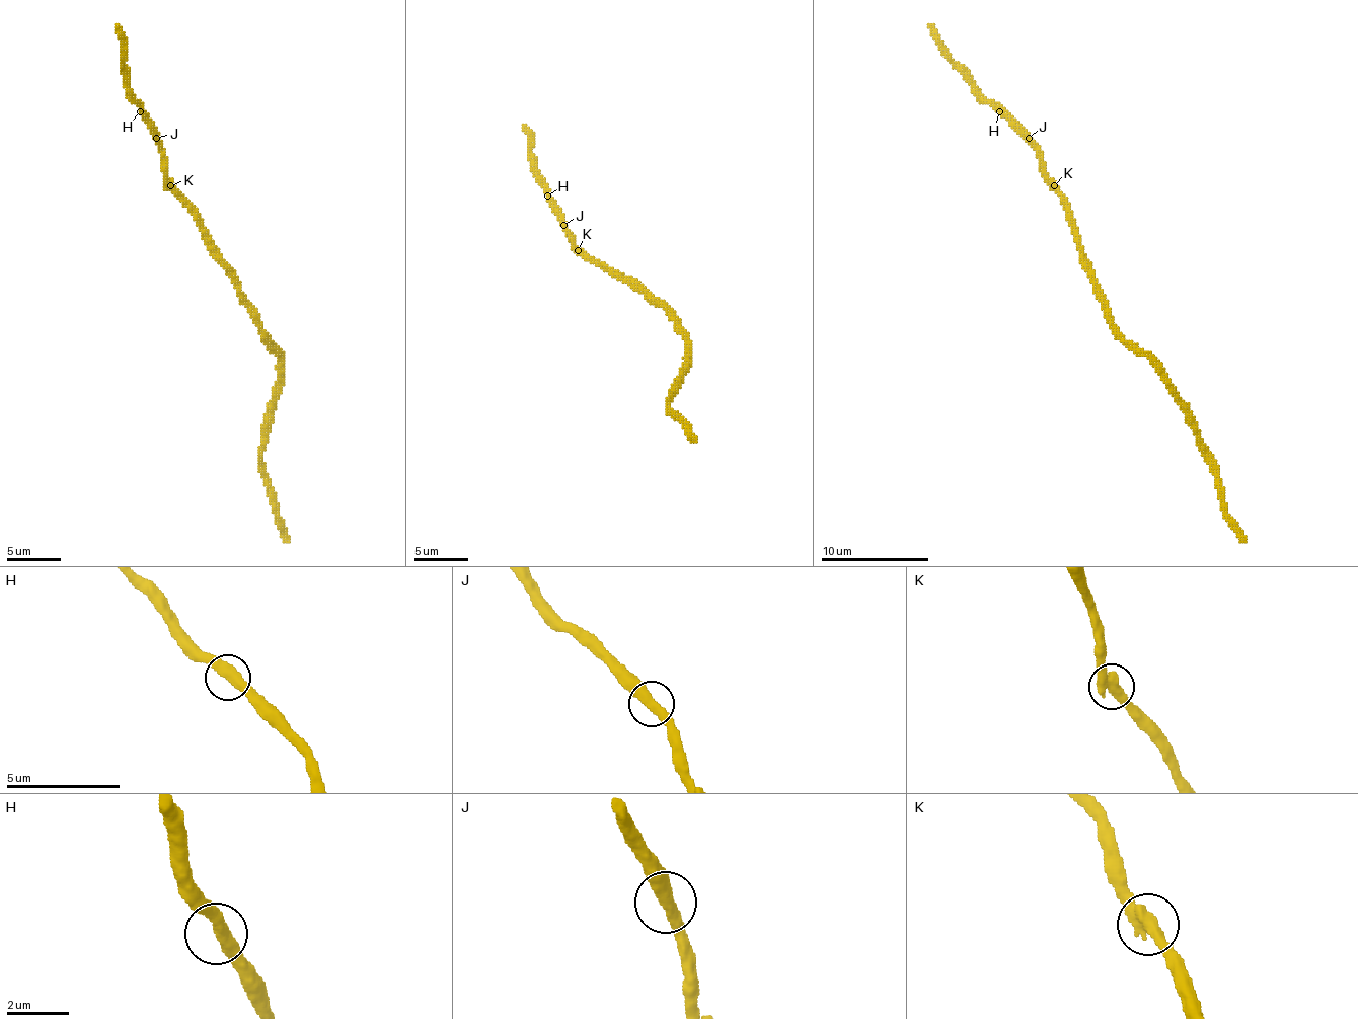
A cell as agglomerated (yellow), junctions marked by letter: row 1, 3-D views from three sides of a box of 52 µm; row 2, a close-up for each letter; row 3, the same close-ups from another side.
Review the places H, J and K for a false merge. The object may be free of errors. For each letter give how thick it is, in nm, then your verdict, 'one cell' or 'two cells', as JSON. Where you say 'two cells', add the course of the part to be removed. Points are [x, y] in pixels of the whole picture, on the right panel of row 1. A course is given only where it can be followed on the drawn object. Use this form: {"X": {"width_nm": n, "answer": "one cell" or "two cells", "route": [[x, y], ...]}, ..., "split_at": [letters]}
{"H": {"width_nm": 440, "answer": "one cell"}, "J": {"width_nm": 400, "answer": "one cell"}, "K": {"width_nm": 460, "answer": "one cell"}, "split_at": []}

